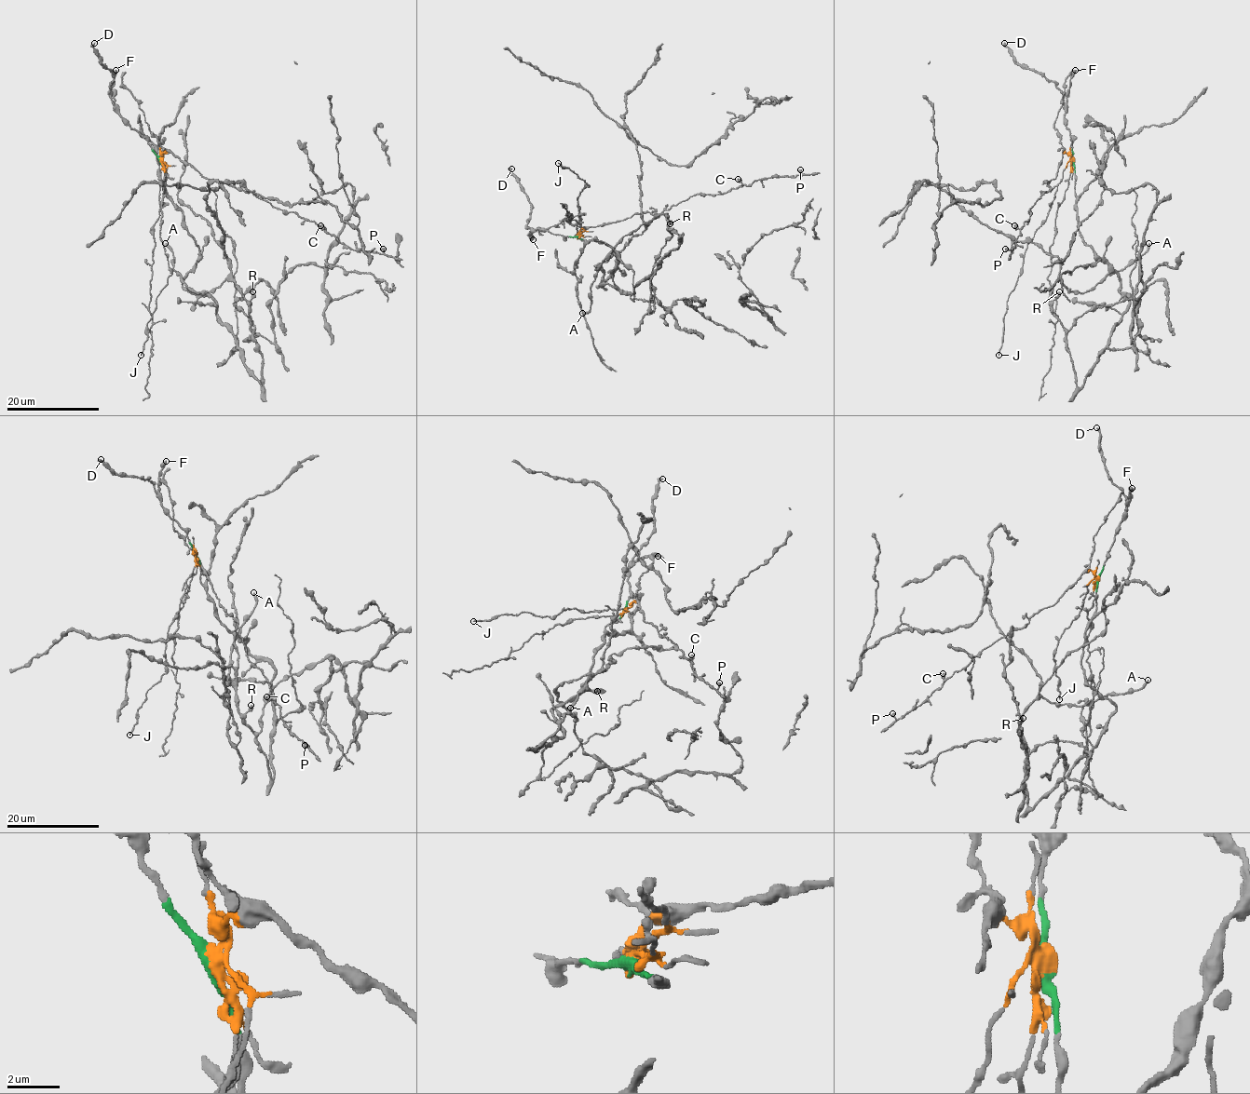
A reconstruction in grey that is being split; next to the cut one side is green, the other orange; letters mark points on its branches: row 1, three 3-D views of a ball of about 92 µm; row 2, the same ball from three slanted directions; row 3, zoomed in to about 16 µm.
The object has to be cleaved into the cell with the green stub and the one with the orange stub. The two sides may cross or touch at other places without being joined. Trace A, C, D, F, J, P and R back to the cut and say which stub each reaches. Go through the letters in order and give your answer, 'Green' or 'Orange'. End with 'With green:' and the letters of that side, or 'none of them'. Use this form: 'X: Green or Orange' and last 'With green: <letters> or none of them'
A: Green
C: Orange
D: Green
F: Green
J: Orange
P: Orange
R: Green
With green: A, D, F, R

